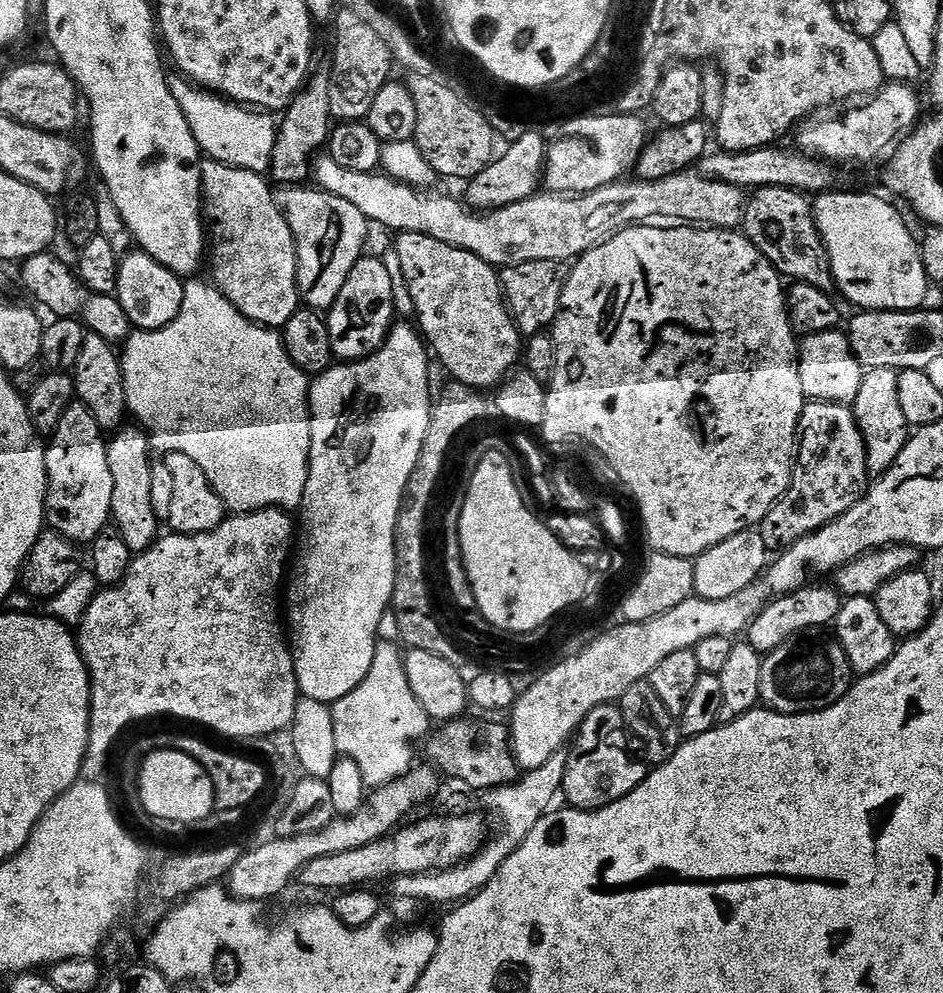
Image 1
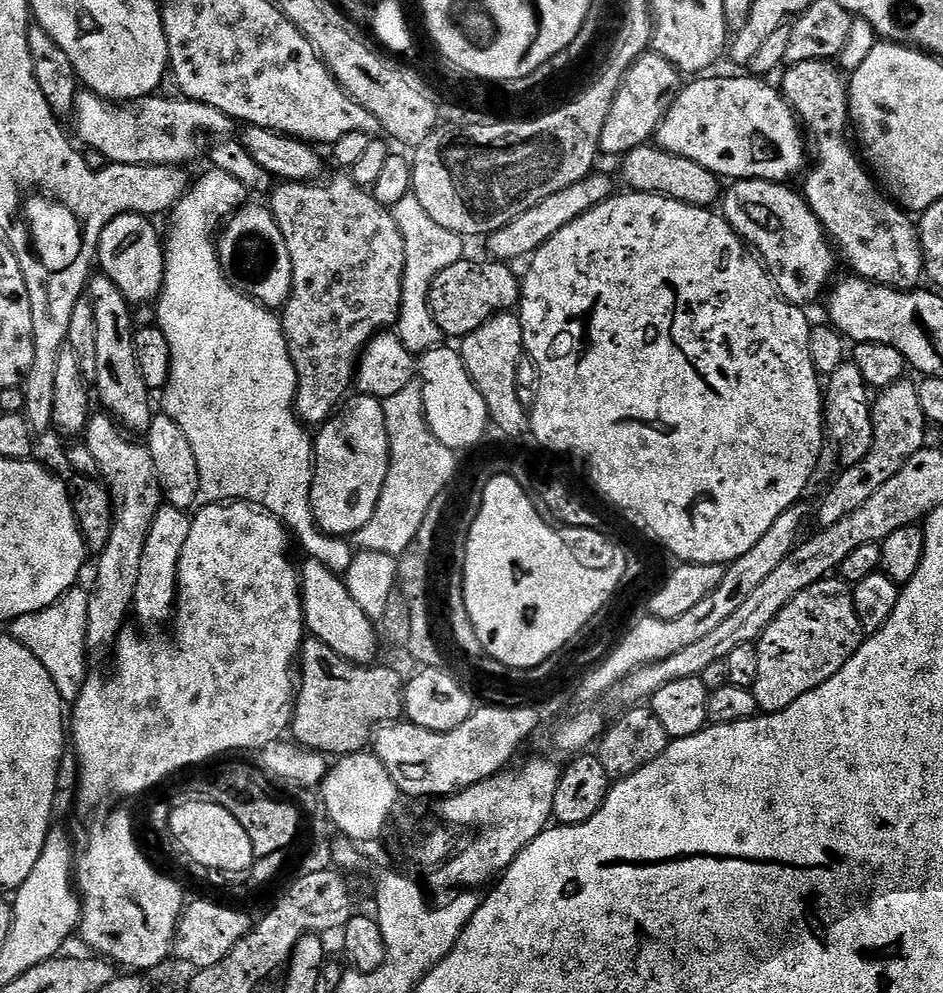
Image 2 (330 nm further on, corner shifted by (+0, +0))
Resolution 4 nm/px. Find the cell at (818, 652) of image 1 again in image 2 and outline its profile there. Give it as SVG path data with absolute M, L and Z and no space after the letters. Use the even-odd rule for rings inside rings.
M840 578L814 582L814 586L810 586L810 590L802 590L802 594L798 594L798 598L791 600L777 614L776 620L770 622L770 626L766 626L766 630L755 643L758 672L751 689L756 699L757 709L764 714L786 710L786 706L790 706L790 702L802 698L802 694L806 694L810 690L822 686L822 682L834 678L834 674L838 674L838 670L842 670L842 666L846 666L846 662L850 662L850 658L860 649L861 643L862 629L858 622L858 614L854 610L852 588Z

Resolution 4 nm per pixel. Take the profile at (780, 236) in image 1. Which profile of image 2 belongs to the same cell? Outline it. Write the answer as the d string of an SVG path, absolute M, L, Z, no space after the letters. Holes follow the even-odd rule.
M651 143L624 153L619 164L620 176L628 183L627 187L633 192L649 192L655 196L665 196L695 208L707 209L711 209L712 203L715 200L717 203L722 196L721 177L706 170L706 166L698 166L698 162L690 162L690 158L682 158L673 152L666 152L663 148L653 146Z

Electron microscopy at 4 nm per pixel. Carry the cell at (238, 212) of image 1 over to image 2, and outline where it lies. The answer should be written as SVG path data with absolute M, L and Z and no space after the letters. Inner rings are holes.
M251 204L237 208L218 233L220 269L224 272L224 279L229 280L243 296L249 296L269 310L280 310L292 294L290 254L271 211Z

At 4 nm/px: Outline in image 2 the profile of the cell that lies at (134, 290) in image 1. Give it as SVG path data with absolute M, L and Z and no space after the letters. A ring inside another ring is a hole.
M127 212L124 216L114 218L102 230L98 249L98 268L132 306L148 306L159 297L164 288L164 245L162 232L155 228L147 216L138 216Z

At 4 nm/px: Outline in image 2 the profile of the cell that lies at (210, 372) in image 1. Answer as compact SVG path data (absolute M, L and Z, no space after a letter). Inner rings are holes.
M212 168L207 170L200 177L193 179L189 183L184 197L176 203L176 207L170 213L172 221L166 228L166 243L164 245L164 288L158 297L158 303L154 308L155 323L166 334L166 342L170 342L170 378L168 384L162 389L164 396L163 415L169 416L174 422L178 422L178 427L182 429L182 434L186 434L186 439L190 442L190 447L194 450L194 462L198 464L198 478L200 479L199 499L204 502L247 502L256 505L257 508L269 512L270 515L278 520L284 521L284 527L288 529L293 537L300 539L302 547L308 551L307 555L322 562L331 572L343 574L350 570L354 548L347 539L339 536L331 536L323 532L316 525L316 519L310 506L310 486L312 485L312 458L314 455L314 440L311 435L307 436L305 425L296 414L296 371L292 365L292 359L288 353L288 340L284 336L281 321L275 311L269 310L263 304L257 304L249 296L234 288L229 280L224 279L224 272L220 269L220 253L218 251L218 233L228 217L237 208L245 207L250 193L247 188L238 182L238 178L230 178L222 170Z

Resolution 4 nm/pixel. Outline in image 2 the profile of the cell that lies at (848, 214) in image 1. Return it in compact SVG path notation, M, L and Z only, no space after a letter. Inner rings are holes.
M737 180L729 183L722 196L722 205L724 204L722 215L736 231L737 236L743 239L745 245L757 248L755 251L766 265L776 291L791 304L809 306L808 304L814 303L820 295L820 299L825 295L833 279L832 271L835 270L836 264L838 265L838 256L828 237L825 236L824 228L818 222L818 218L808 209L803 195L799 191L791 192L788 187L787 183L771 180Z

